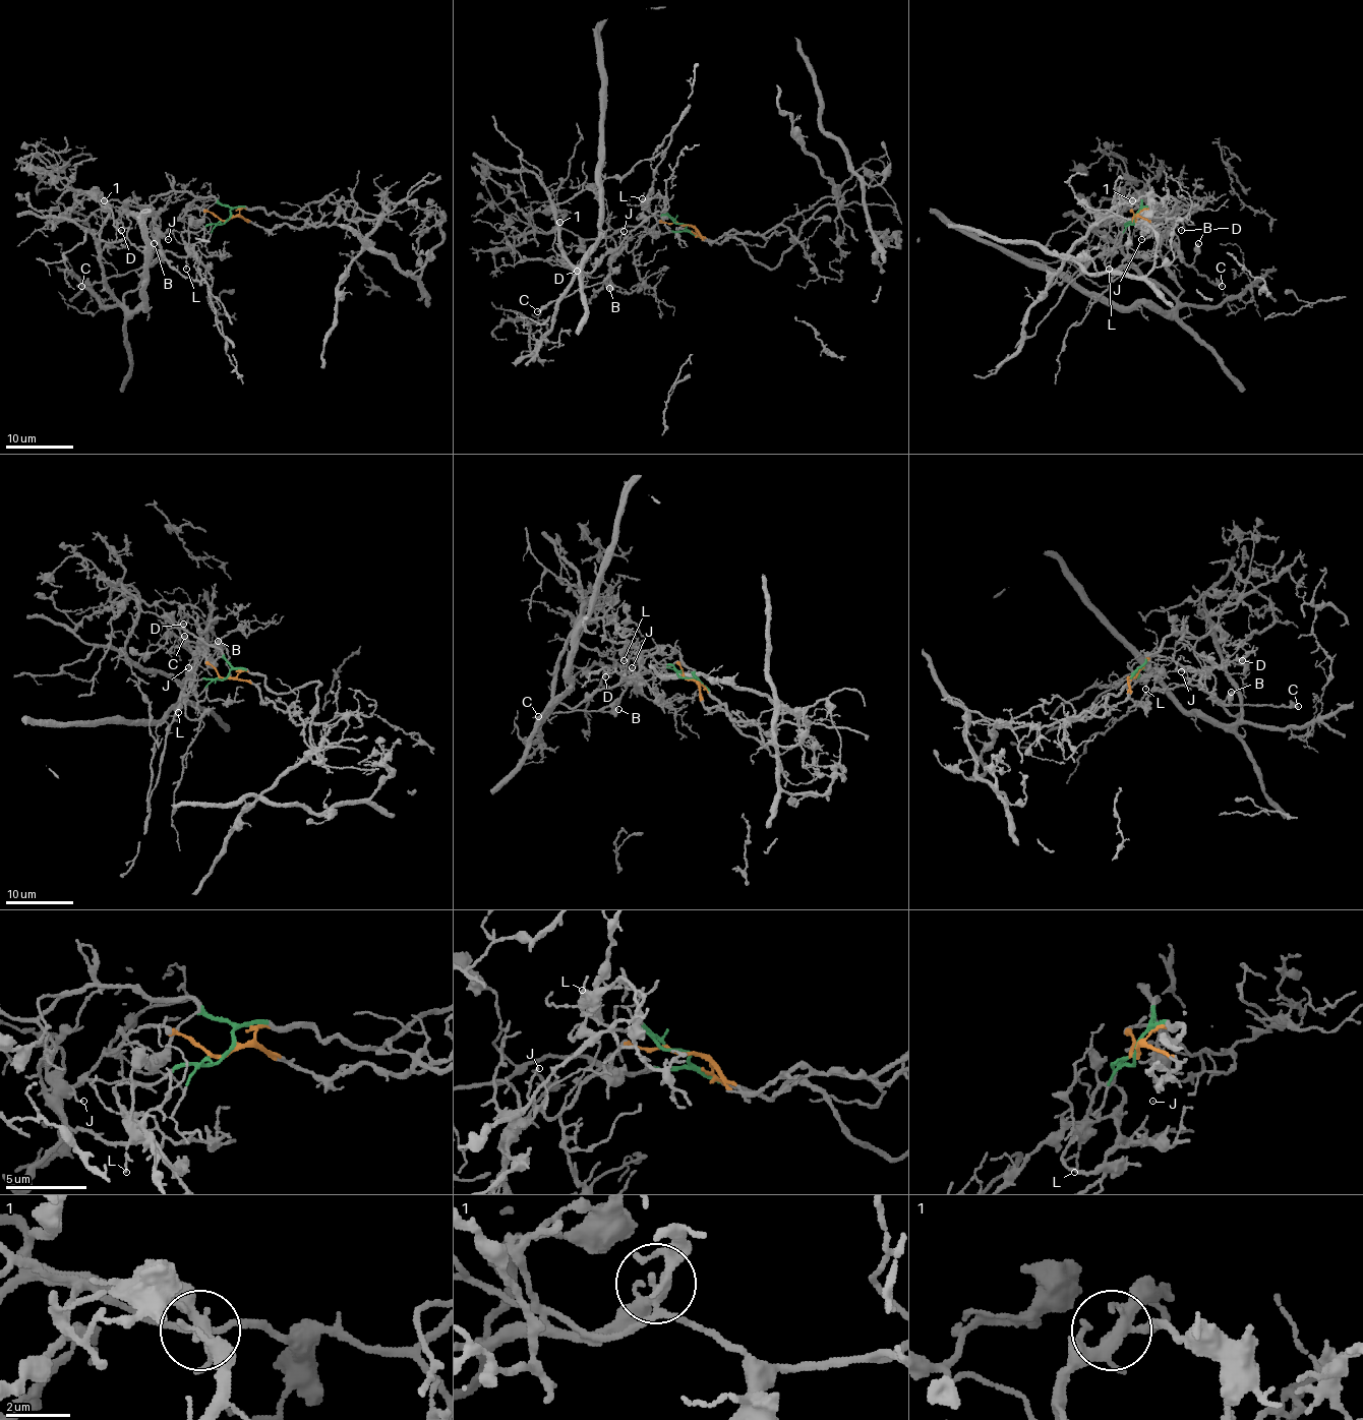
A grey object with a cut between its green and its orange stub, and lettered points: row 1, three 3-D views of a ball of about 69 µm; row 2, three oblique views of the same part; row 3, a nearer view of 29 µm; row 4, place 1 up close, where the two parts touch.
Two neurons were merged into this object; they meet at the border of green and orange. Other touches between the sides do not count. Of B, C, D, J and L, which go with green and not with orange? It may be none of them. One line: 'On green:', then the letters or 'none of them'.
On green: B, C, L

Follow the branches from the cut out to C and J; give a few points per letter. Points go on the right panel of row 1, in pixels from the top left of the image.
C: (1134, 219), (1143, 196), (1136, 191), (1147, 205), (1146, 212), (1177, 237), (1180, 257), (1222, 286)
J: (1134, 219), (1134, 209), (1144, 209), (1162, 222), (1152, 234), (1141, 239)

